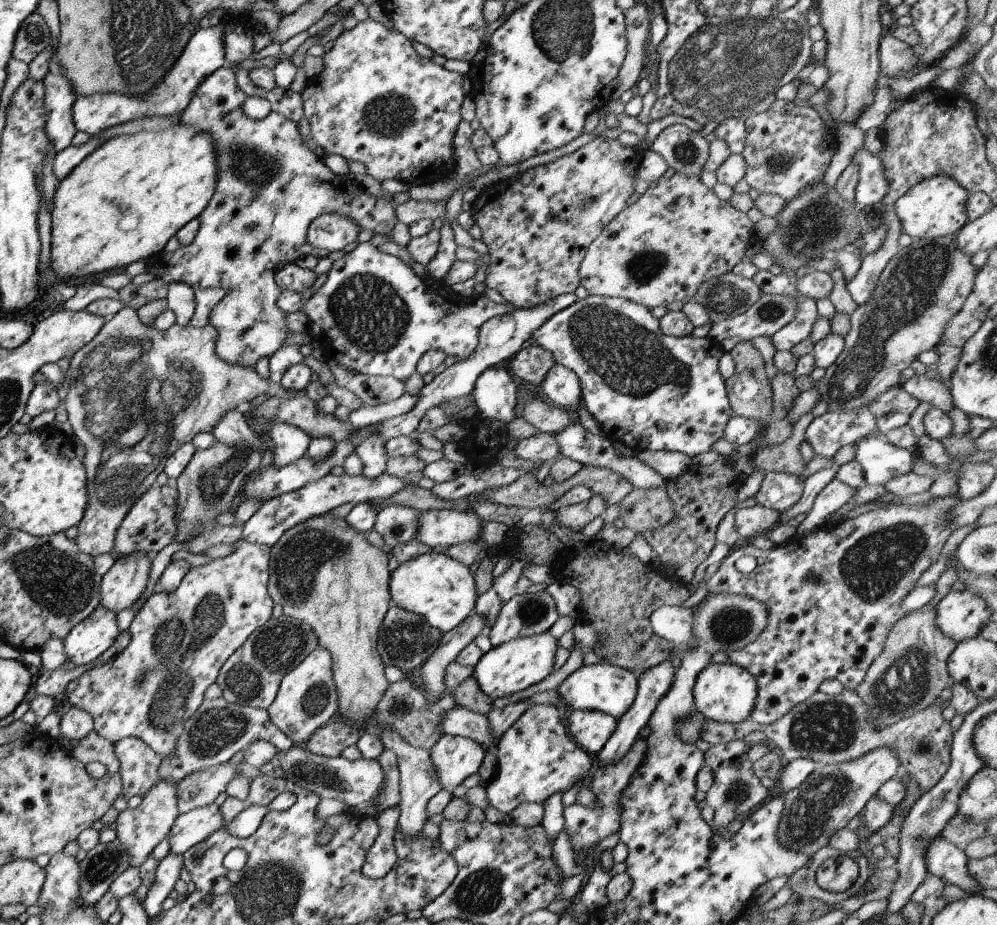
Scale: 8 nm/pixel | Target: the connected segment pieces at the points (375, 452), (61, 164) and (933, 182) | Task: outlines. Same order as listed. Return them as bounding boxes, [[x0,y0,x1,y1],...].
[[354,434,387,480],[52,135,108,182],[893,176,968,241]]

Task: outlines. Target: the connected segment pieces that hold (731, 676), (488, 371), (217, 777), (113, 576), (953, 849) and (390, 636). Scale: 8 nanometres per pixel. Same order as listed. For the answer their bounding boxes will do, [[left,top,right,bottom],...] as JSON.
[[692,663,757,724],[469,364,517,426],[175,762,239,813],[98,551,153,613],[924,835,981,895],[376,605,442,675]]

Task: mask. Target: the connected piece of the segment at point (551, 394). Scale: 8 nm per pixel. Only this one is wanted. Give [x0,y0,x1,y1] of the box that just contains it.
[537,363,581,420]

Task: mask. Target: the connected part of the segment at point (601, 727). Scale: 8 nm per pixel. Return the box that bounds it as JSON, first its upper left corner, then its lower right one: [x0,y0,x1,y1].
[565,710,617,754]

